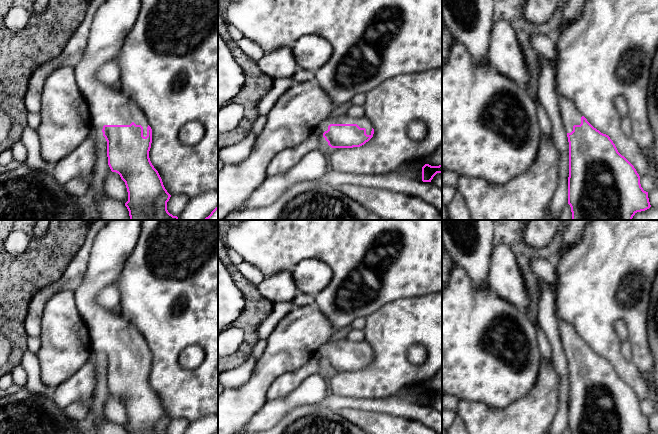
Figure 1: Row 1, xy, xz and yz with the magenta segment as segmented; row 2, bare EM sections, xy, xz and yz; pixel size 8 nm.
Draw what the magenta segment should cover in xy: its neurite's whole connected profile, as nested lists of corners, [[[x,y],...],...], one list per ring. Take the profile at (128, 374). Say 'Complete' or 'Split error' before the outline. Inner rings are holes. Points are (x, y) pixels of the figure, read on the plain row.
Split error. [[[111,220],[95,237],[86,274],[74,292],[79,314],[86,326],[93,351],[103,356],[107,365],[108,389],[125,406],[128,434],[167,434],[171,419],[165,413],[158,395],[152,389],[149,375],[152,353],[139,331],[117,311],[102,308],[96,297],[102,289],[113,285],[133,252],[140,234],[142,220]]]

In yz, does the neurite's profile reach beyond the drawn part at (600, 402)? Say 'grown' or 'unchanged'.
grown

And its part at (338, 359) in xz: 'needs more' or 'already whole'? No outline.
needs more

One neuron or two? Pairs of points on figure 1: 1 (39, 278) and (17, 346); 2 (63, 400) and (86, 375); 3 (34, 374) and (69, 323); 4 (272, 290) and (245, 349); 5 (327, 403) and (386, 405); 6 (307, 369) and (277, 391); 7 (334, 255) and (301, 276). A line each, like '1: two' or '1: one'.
1: one
2: one
3: two
4: two
5: one
6: one
7: two

